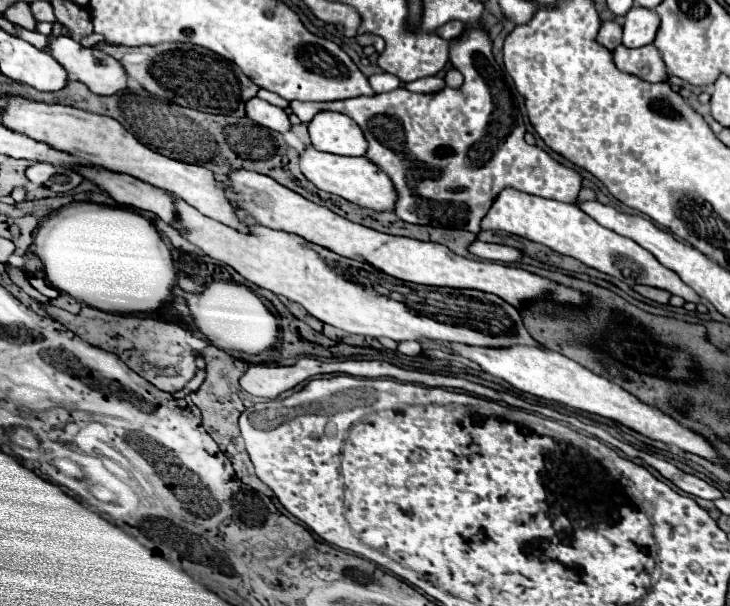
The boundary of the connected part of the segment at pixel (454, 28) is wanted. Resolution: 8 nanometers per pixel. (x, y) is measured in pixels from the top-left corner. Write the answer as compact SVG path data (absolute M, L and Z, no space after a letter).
M457 20L450 21L444 27L440 27L438 33L440 33L440 37L444 37L444 39L450 41L450 39L454 39L454 37L458 37L458 35L464 33L464 23L460 23Z

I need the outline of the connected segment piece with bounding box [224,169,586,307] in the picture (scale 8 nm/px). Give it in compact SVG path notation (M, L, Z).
M246 169L230 171L224 187L226 187L226 195L228 195L230 203L240 213L254 219L258 225L296 233L296 235L304 237L306 241L322 245L338 255L370 263L372 267L380 269L382 273L392 275L402 281L410 281L410 283L418 283L418 285L432 285L432 287L480 289L480 291L488 291L488 293L494 293L494 295L506 299L514 307L520 307L524 301L542 297L550 291L560 303L580 305L586 299L580 291L556 285L544 277L532 275L532 273L518 269L518 267L508 267L508 265L500 265L500 263L486 263L486 261L472 261L472 259L466 259L466 257L452 253L448 247L438 245L438 243L424 243L418 239L386 235L386 233L368 229L364 225L356 225L356 223L332 213L330 209L304 199L302 195L290 191L288 187L280 185L278 181L274 181L272 177L262 175L262 173L254 173L254 171L246 171Z

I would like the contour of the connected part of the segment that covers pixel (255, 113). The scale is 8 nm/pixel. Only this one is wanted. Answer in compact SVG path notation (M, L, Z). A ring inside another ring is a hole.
M252 97L246 103L246 117L252 119L254 123L262 125L262 127L272 129L272 131L284 133L290 129L290 121L288 121L286 111L280 107L274 107L268 101L262 101L258 97Z

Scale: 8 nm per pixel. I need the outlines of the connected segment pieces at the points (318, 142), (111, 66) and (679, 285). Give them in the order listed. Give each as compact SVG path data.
M320 111L308 123L312 147L334 155L364 155L366 139L360 127L344 113Z
M48 35L48 47L46 51L68 71L68 75L76 81L82 81L90 91L98 95L114 95L118 91L126 91L126 71L124 67L112 59L110 55L94 49L94 47L84 47L72 37L66 35Z
M508 187L508 189L500 191L500 195L494 199L492 207L488 209L488 213L484 215L484 219L480 223L480 229L482 231L502 229L506 233L526 237L530 241L548 245L550 249L554 249L562 255L570 255L588 267L594 267L602 273L618 277L618 279L626 281L628 285L638 285L638 283L652 285L658 289L666 289L672 295L680 295L686 301L700 303L700 297L686 283L682 283L682 279L674 271L668 271L664 265L660 265L656 261L656 257L650 255L650 251L636 245L628 237L620 237L618 233L596 223L592 217L588 217L584 211L580 211L578 203L552 201L552 199L520 193L520 191Z

